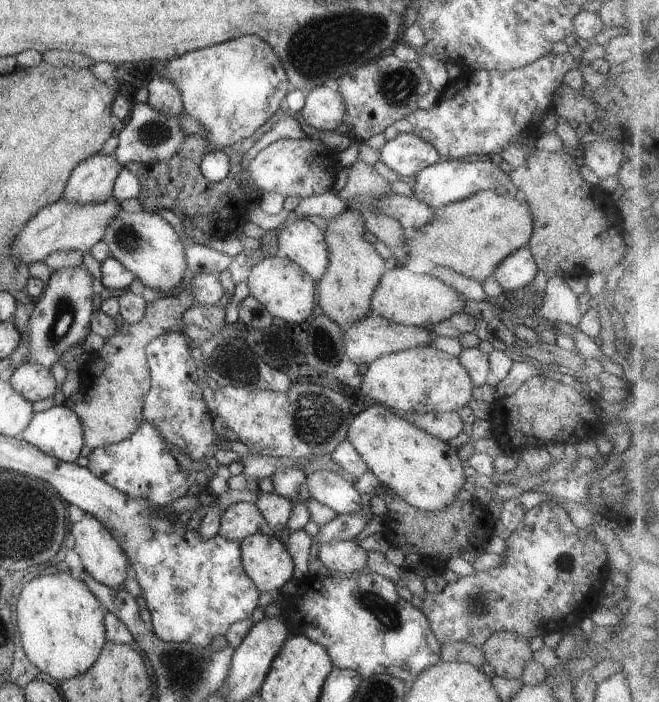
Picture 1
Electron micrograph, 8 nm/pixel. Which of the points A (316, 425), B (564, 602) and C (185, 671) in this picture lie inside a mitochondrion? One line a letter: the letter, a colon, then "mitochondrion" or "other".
A: mitochondrion
B: other
C: mitochondrion

